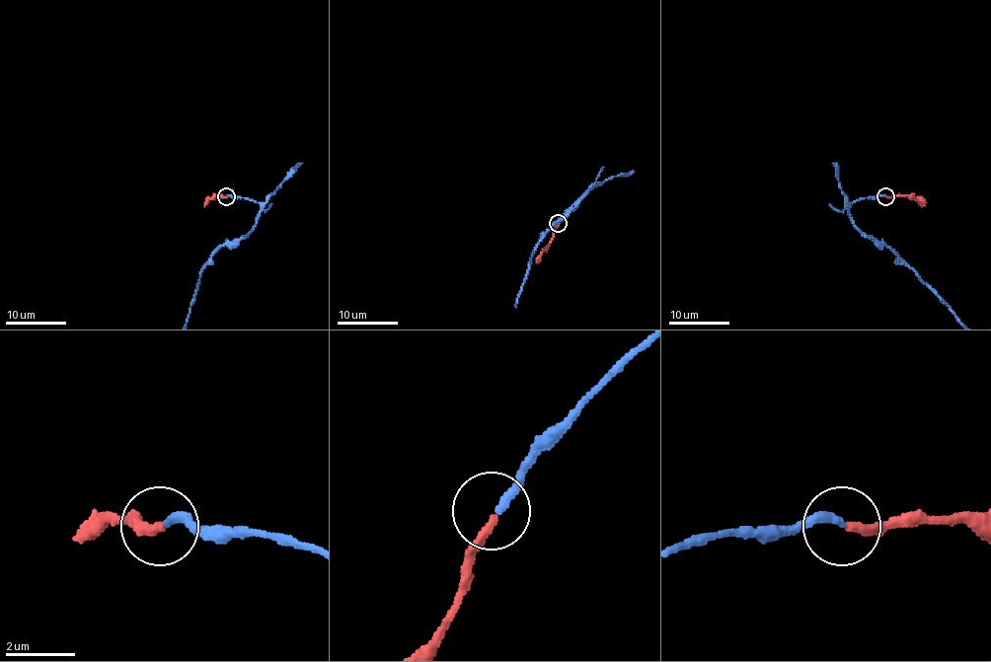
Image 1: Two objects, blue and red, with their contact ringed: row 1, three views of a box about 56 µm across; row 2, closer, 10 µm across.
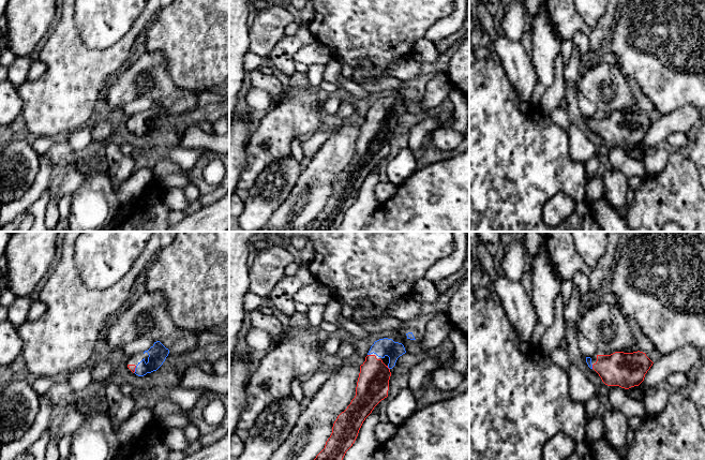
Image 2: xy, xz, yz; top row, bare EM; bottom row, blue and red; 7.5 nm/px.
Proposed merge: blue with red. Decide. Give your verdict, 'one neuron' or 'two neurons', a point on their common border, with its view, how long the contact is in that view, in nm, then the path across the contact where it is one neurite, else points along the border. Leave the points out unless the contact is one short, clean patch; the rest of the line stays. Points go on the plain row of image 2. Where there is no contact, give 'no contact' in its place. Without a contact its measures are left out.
one neuron; meets blue in xz at (388, 127); contact 40 nm long; runs through xz (381, 107), (391, 116), (388, 127), (373, 143)

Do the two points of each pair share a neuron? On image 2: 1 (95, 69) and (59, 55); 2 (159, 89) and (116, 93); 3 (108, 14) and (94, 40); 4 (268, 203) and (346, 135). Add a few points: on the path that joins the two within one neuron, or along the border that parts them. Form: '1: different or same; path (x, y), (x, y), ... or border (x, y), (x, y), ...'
1: same; path (87, 69), (75, 69), (68, 61)
2: same; path (148, 89), (126, 89)
3: same; path (102, 20), (95, 33)
4: different; border (308, 161), (286, 198)

